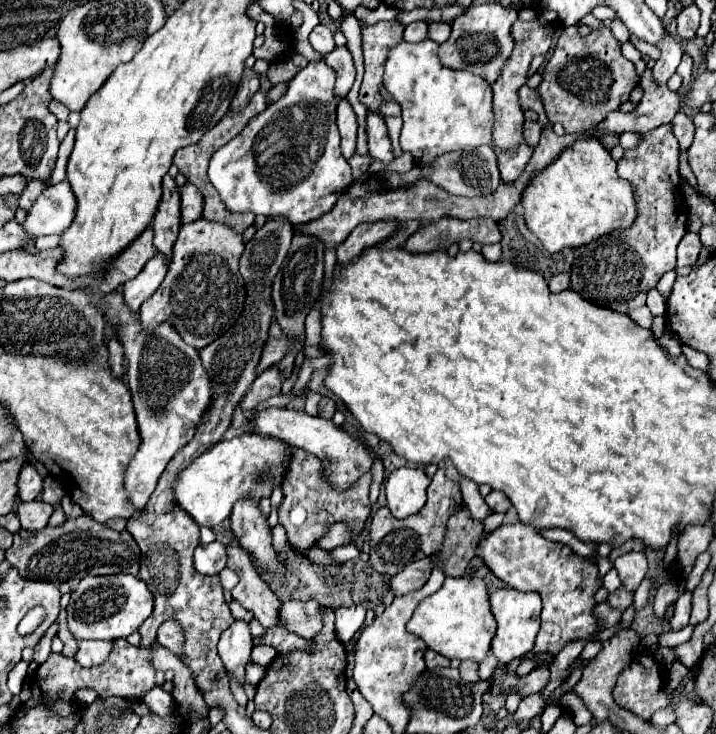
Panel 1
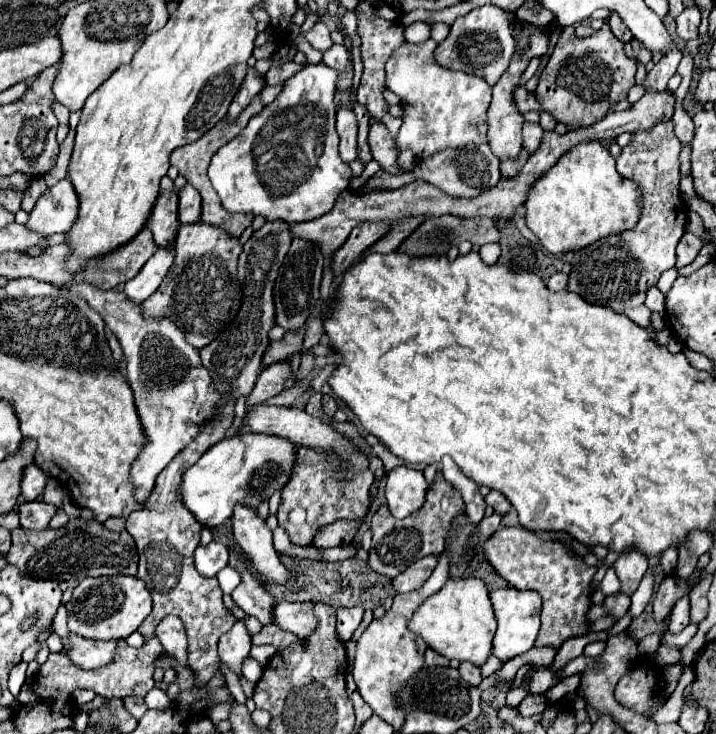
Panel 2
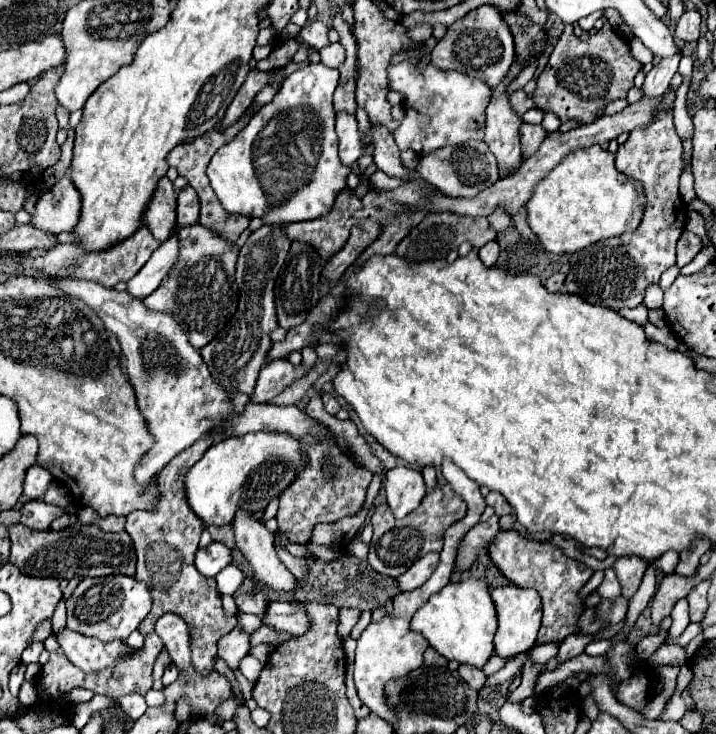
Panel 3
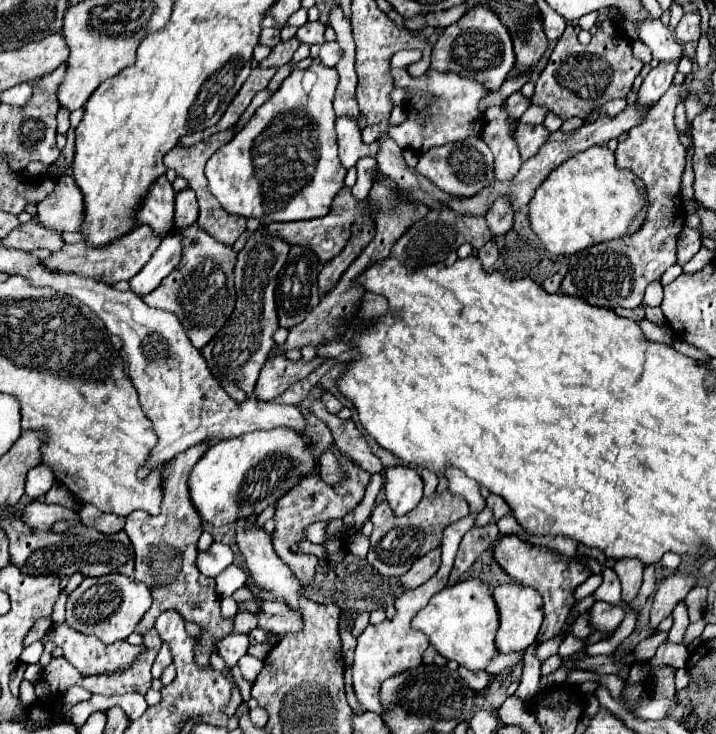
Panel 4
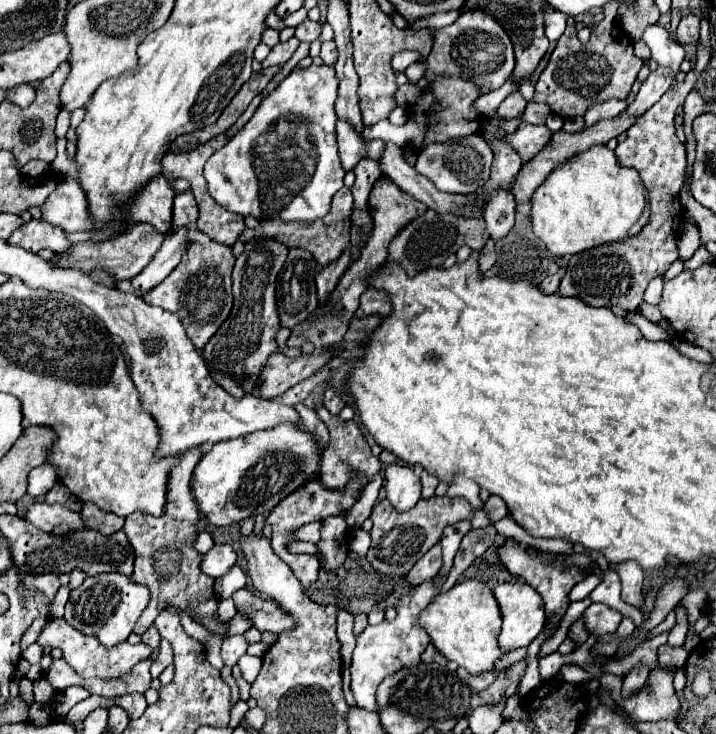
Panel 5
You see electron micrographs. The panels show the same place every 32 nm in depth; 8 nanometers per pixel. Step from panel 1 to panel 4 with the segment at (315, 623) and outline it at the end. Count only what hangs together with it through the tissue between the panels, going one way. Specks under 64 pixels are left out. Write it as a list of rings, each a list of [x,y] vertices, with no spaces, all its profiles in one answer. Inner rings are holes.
[[[264,600],[258,616],[258,628],[266,628],[274,634],[300,632],[304,628],[302,616],[298,610],[292,610],[288,604],[280,600]]]

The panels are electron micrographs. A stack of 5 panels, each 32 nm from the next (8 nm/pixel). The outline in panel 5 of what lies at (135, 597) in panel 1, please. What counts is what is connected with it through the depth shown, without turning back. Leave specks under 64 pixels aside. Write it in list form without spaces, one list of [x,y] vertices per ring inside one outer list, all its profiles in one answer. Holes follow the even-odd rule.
[[[102,574],[102,576],[88,576],[82,586],[70,592],[66,602],[66,616],[64,620],[82,634],[96,634],[96,638],[104,646],[116,646],[124,642],[130,634],[134,624],[138,622],[140,614],[150,602],[150,592],[144,584],[132,582],[128,576],[122,574]]]

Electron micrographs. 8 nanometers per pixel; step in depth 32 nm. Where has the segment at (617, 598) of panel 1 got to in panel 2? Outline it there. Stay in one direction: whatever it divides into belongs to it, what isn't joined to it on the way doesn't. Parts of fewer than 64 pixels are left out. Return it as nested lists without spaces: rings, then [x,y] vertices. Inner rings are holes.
[[[618,592],[618,594],[612,594],[604,600],[604,606],[608,608],[608,612],[612,612],[616,618],[622,618],[624,612],[630,608],[630,596],[624,594],[624,592]]]

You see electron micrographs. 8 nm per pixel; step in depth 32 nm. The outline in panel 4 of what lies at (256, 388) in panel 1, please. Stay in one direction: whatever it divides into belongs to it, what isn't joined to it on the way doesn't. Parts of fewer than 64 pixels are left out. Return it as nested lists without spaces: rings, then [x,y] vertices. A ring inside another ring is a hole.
[[[270,356],[268,364],[264,364],[264,368],[260,370],[260,380],[256,382],[256,390],[254,396],[258,400],[272,400],[276,396],[280,396],[286,388],[290,388],[294,382],[306,378],[318,364],[322,364],[324,358],[314,358],[312,362],[292,362],[286,356]]]

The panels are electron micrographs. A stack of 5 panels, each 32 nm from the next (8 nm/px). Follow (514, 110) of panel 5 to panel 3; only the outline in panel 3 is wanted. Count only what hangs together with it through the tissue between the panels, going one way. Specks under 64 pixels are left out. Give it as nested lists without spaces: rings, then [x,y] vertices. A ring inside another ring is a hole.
[[[520,88],[520,90],[512,92],[512,108],[516,108],[516,114],[518,114],[518,116],[522,116],[526,110],[536,108],[536,104],[534,104],[532,96],[528,96],[528,94]]]

